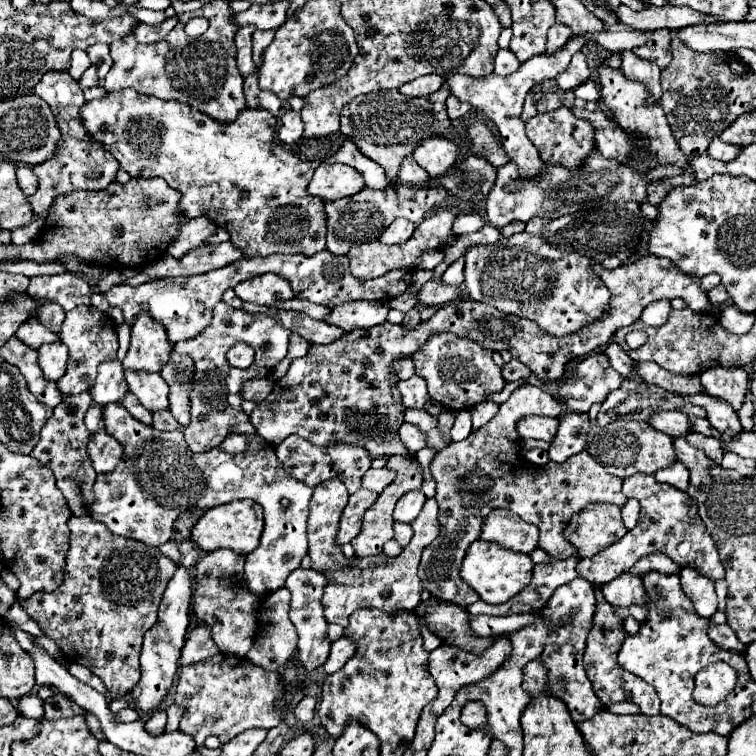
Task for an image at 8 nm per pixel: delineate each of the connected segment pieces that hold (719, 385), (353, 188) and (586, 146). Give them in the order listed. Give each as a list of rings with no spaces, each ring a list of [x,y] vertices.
[[[716,366],[712,370],[704,370],[700,378],[708,394],[728,402],[734,410],[740,410],[748,392],[748,374],[744,368]]]
[[[320,164],[310,180],[308,192],[322,200],[338,200],[358,194],[362,188],[366,188],[366,184],[356,168],[344,164]]]
[[[560,106],[552,112],[544,112],[534,116],[532,120],[526,122],[526,134],[530,138],[530,142],[536,146],[536,150],[540,152],[540,158],[546,164],[562,164],[568,170],[576,170],[578,166],[582,166],[584,158],[596,148],[594,142],[594,128],[588,120],[580,120],[576,118],[568,108]]]

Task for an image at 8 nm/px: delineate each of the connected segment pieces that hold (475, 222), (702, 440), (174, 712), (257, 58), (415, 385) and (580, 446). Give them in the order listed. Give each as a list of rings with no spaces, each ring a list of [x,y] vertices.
[[[472,210],[472,212],[468,212],[468,214],[458,214],[456,222],[452,224],[452,232],[454,232],[456,236],[460,236],[460,234],[476,232],[476,230],[480,230],[482,226],[484,226],[482,216],[480,216],[476,210]]]
[[[692,432],[692,434],[686,436],[686,440],[688,440],[688,444],[692,444],[692,446],[696,446],[696,448],[702,448],[702,450],[706,452],[706,456],[708,456],[710,460],[714,460],[716,464],[722,462],[724,450],[722,450],[718,438],[712,438],[712,436],[704,436],[704,434]]]
[[[172,704],[168,710],[166,710],[166,714],[168,714],[168,724],[166,724],[166,730],[168,732],[174,732],[174,730],[178,730],[178,722],[180,722],[180,718],[182,718],[182,708],[180,706],[176,706],[176,704]]]
[[[256,30],[256,32],[254,32],[254,62],[256,62],[256,68],[260,68],[262,54],[264,54],[264,50],[268,48],[268,44],[272,42],[274,32],[276,32],[276,30]]]
[[[420,376],[400,380],[398,390],[402,392],[402,402],[406,408],[422,408],[430,400],[428,390],[426,390],[426,382]]]
[[[564,414],[560,416],[560,426],[556,438],[550,444],[548,456],[552,462],[566,462],[570,456],[582,452],[586,448],[586,438],[590,430],[588,414]]]

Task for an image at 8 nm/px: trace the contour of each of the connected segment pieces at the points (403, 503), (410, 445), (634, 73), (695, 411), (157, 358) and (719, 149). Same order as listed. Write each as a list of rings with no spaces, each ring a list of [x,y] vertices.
[[[412,490],[406,492],[398,502],[396,502],[396,510],[394,510],[394,520],[396,522],[406,522],[410,524],[422,510],[426,502],[426,496],[422,490]]]
[[[404,422],[400,426],[400,430],[398,430],[398,436],[400,436],[400,442],[406,446],[406,450],[410,454],[416,454],[420,448],[426,446],[426,434],[418,426],[414,426],[414,424]]]
[[[624,50],[622,52],[622,74],[628,80],[642,82],[648,88],[652,102],[660,100],[660,96],[662,96],[662,90],[660,90],[660,68],[656,68],[654,62],[636,58],[636,54],[632,54],[630,50],[628,52]]]
[[[638,378],[638,380],[624,380],[620,384],[620,388],[612,390],[608,394],[608,398],[604,400],[602,410],[598,414],[598,424],[606,426],[606,424],[610,424],[614,420],[620,420],[620,418],[622,420],[644,420],[646,422],[654,412],[660,412],[660,410],[680,410],[684,414],[706,418],[706,410],[702,406],[696,406],[692,402],[684,402],[682,396],[674,396],[674,394],[662,390],[660,386],[652,386],[652,384]]]
[[[138,314],[132,324],[132,342],[126,358],[122,360],[124,368],[160,372],[168,362],[172,344],[168,342],[164,326],[160,326],[150,314]]]
[[[714,138],[710,148],[708,148],[708,154],[716,160],[722,160],[722,162],[732,162],[736,158],[736,154],[740,154],[742,148],[738,146],[732,146],[732,144],[726,144],[726,142],[720,142],[720,138]]]

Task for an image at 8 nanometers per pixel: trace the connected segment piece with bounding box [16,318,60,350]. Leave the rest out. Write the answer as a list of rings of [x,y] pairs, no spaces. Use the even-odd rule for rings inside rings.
[[[30,318],[28,322],[24,322],[20,328],[18,328],[18,332],[16,332],[16,336],[26,344],[26,346],[30,346],[30,348],[40,348],[44,342],[58,342],[60,338],[58,338],[58,334],[54,334],[54,332],[50,332],[46,326],[42,326],[36,318]]]

